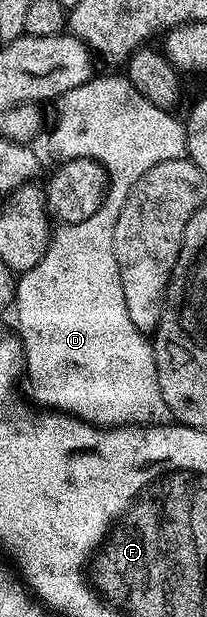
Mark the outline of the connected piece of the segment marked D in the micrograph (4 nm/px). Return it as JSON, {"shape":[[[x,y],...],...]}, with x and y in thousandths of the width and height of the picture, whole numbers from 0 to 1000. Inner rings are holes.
{"shape":[[[604,123],[440,125],[435,131],[300,154],[275,172],[290,188],[242,217],[246,240],[300,243],[304,258],[464,259],[512,276],[522,300],[483,337],[464,337],[425,357],[386,357],[386,363],[266,371],[193,428],[82,452],[77,540],[106,551],[106,575],[126,580],[116,613],[145,618],[145,632],[174,650],[208,652],[246,666],[324,671],[444,692],[778,690],[816,686],[831,673],[812,655],[792,655],[792,635],[773,635],[729,549],[667,535],[618,509],[599,460],[580,460],[580,434],[560,428],[551,384],[580,337],[599,337],[599,324],[618,324],[618,311],[638,311],[657,292],[676,292],[696,279],[754,272],[754,266],[792,266],[792,259],[903,254],[899,199],[874,190],[836,191],[821,178],[783,178],[710,159],[686,159]]]}

